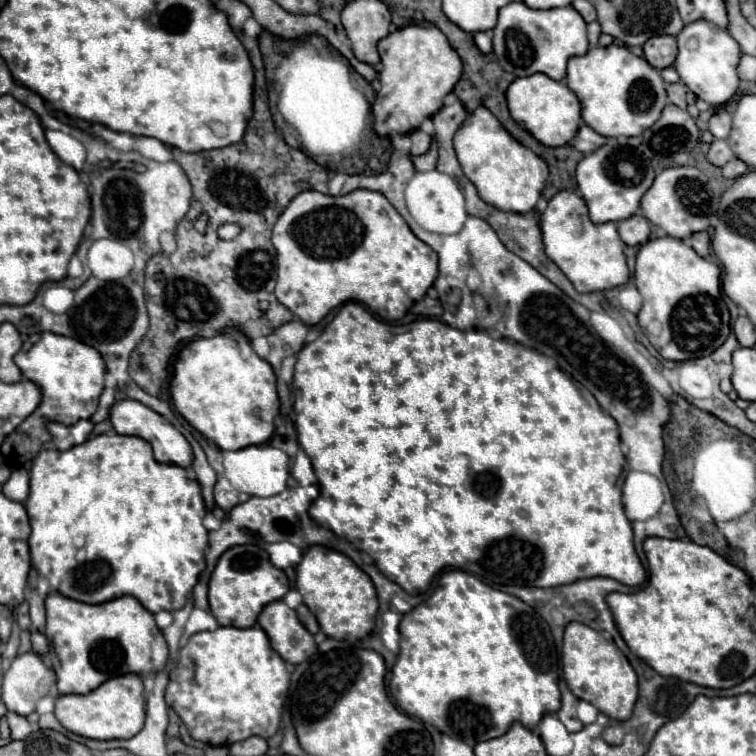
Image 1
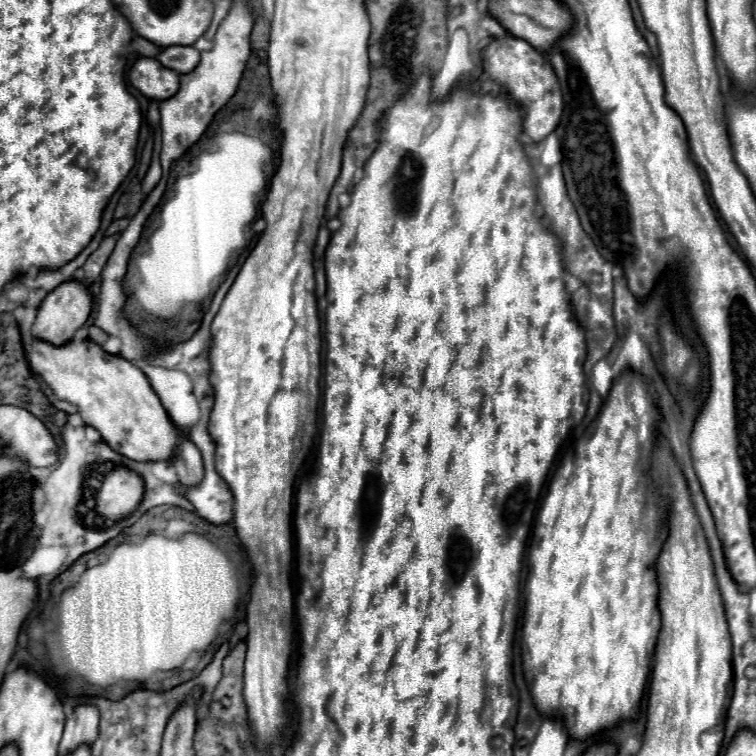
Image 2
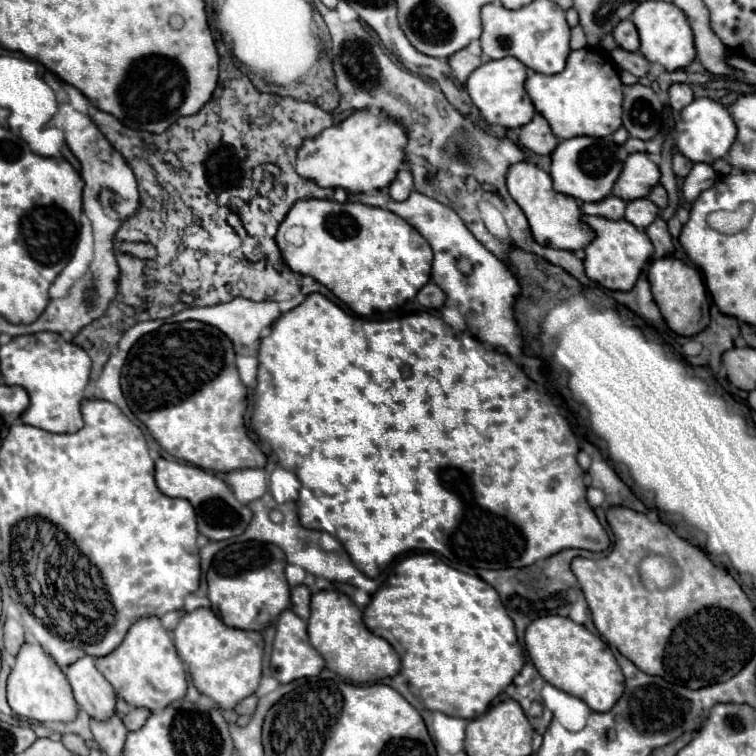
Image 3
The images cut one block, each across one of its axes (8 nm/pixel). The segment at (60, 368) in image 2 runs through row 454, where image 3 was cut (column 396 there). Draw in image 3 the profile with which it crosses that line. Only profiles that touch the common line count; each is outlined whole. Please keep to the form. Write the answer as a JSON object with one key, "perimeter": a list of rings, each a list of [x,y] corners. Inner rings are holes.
{"perimeter":[[[358,110],[344,122],[322,130],[316,138],[306,138],[298,148],[296,172],[322,188],[344,188],[350,194],[388,188],[404,160],[406,132],[392,118]]]}

